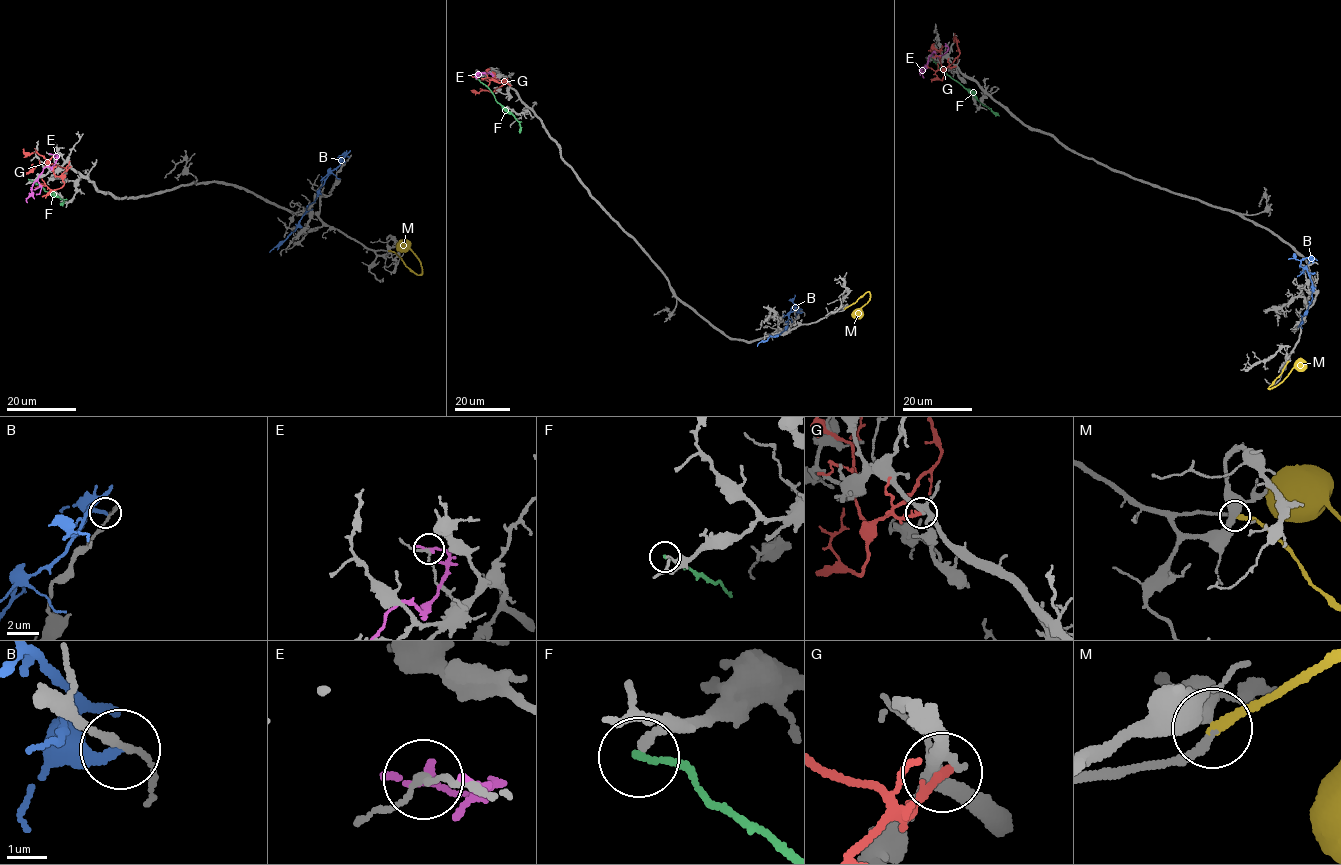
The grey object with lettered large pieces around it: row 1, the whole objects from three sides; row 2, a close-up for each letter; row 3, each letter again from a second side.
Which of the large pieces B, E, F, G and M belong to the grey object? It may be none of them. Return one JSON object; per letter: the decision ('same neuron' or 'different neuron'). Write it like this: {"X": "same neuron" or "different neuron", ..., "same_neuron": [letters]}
{"B": "different neuron", "E": "different neuron", "F": "different neuron", "G": "different neuron", "M": "same neuron", "same_neuron": ["M"]}

